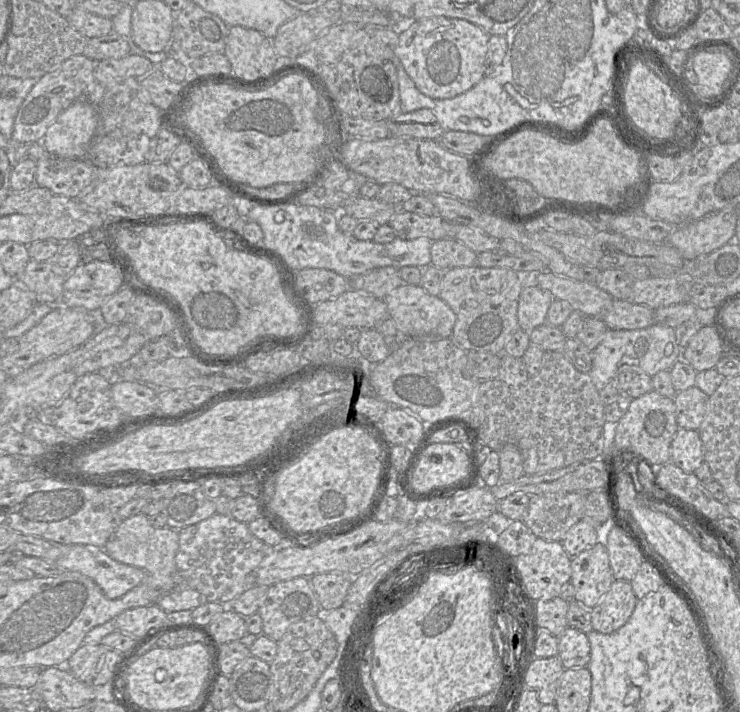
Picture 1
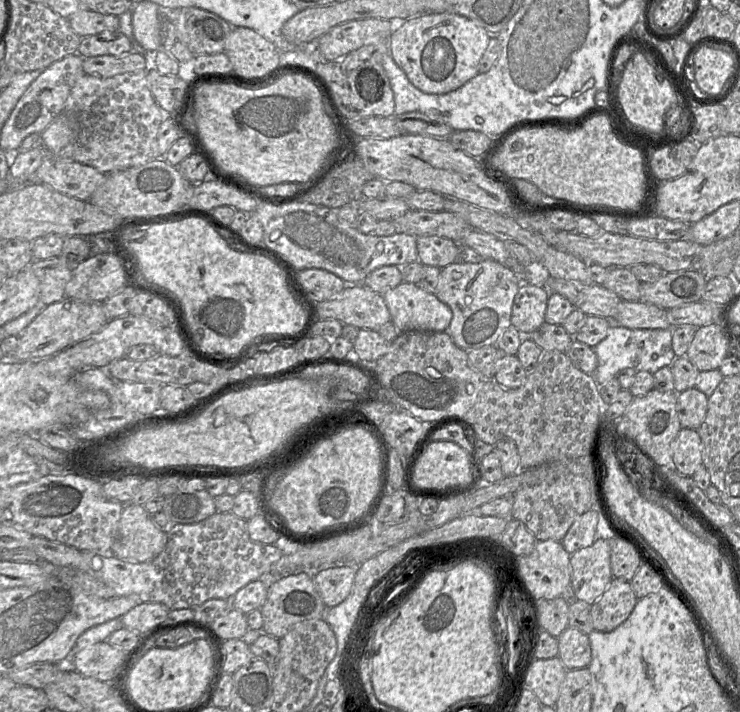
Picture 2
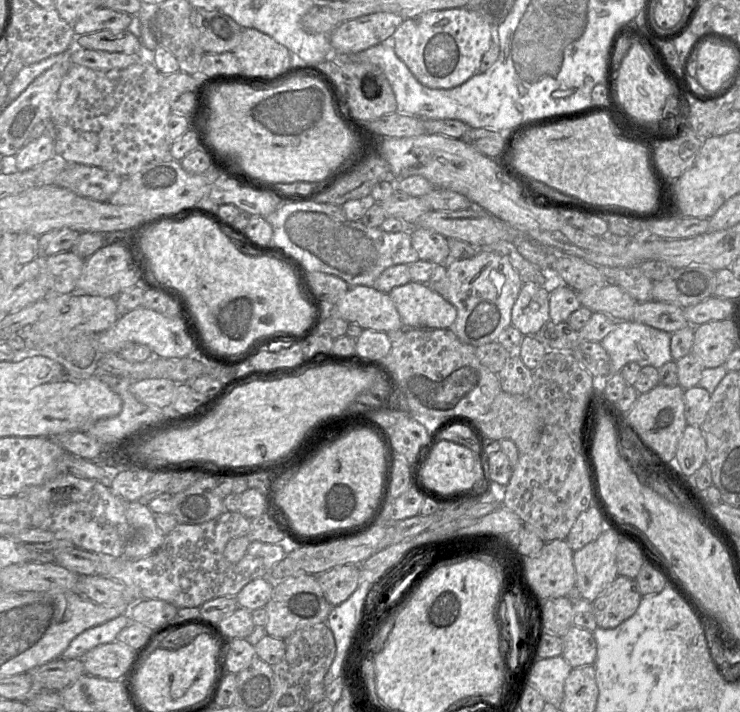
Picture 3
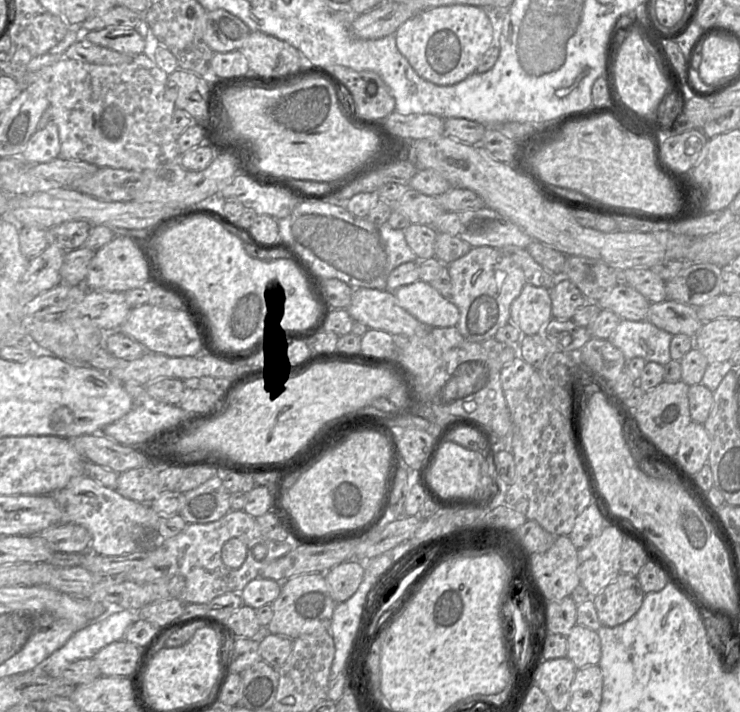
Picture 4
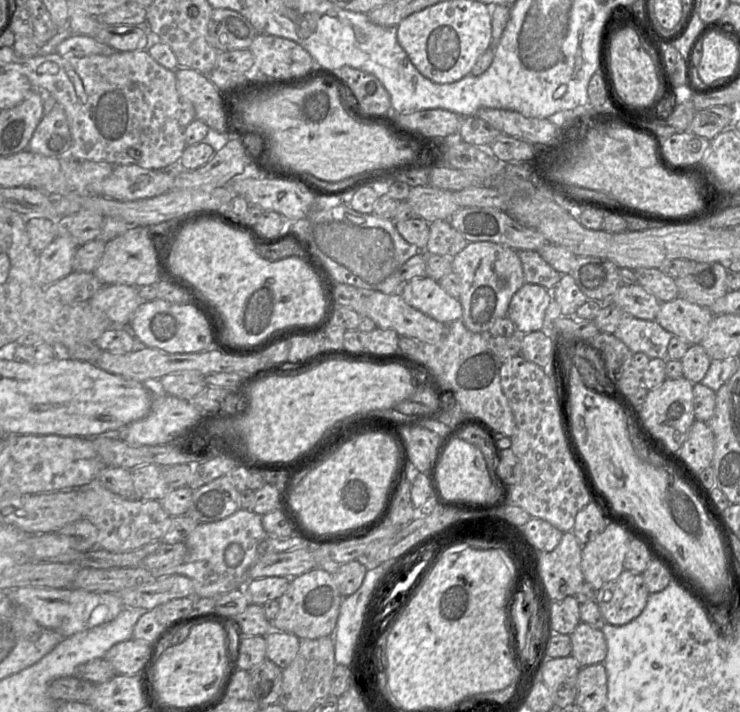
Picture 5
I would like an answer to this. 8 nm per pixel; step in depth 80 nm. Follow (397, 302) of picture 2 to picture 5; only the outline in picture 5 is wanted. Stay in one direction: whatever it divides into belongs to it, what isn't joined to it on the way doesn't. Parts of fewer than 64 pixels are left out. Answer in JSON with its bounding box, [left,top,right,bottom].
[401,277,463,324]

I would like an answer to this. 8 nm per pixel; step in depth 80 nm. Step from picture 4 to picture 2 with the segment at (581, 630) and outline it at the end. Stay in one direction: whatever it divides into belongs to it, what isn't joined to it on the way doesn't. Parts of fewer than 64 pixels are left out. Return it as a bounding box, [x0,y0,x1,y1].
[557,626,592,671]

